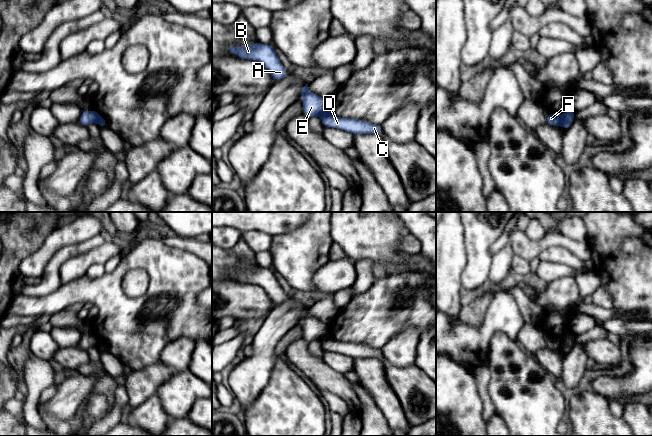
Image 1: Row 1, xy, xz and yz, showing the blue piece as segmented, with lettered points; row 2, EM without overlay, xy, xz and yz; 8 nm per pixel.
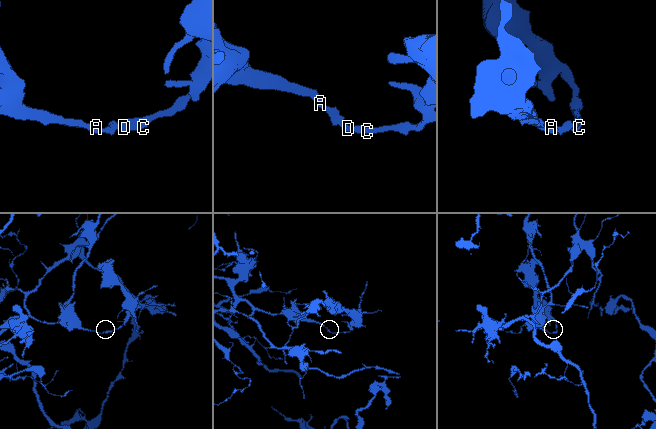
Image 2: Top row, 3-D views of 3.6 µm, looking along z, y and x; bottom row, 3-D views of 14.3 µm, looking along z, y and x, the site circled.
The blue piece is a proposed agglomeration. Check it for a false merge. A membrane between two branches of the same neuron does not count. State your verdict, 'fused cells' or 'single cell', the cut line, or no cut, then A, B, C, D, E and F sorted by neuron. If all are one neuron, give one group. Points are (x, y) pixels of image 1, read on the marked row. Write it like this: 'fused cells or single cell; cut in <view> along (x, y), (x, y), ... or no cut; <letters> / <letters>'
fused cells; cut in yz along (563, 114), (559, 124); A B E F / C D

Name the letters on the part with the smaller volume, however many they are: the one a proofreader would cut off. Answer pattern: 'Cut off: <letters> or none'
Cut off: C, D

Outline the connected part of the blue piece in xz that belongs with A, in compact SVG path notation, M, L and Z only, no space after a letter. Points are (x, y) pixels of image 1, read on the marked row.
M254 43L240 47L229 47L229 51L238 55L240 59L258 61L269 71L275 81L284 79L289 75L270 44Z

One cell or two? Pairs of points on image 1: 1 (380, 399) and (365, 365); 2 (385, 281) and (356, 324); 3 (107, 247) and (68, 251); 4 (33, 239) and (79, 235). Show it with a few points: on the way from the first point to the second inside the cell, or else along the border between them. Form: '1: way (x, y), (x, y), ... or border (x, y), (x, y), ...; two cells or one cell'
1: way (380, 391), (371, 373); one cell
2: way (385, 292), (385, 295), (367, 313); one cell
3: border (109, 238), (99, 246), (71, 257); two cells
4: border (59, 225), (29, 255); two cells

